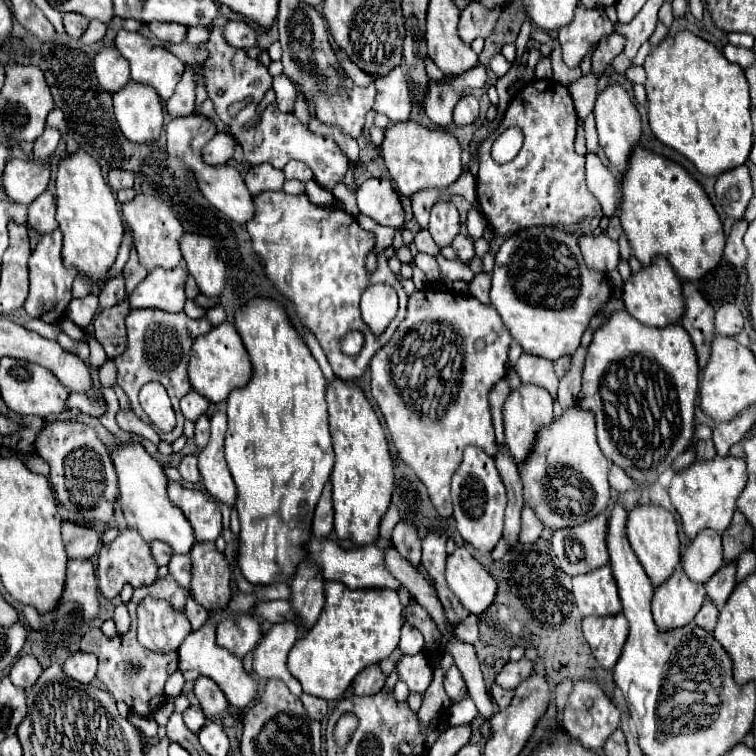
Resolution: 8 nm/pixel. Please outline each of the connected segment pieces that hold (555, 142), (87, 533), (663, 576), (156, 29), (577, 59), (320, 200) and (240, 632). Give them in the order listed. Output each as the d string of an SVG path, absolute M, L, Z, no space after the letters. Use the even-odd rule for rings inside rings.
M537 80L525 84L515 98L511 100L511 106L507 110L505 122L483 142L483 146L477 150L479 152L479 178L477 178L477 204L481 208L481 214L487 218L495 234L509 234L517 230L525 230L531 226L549 226L549 224L565 224L573 226L585 218L601 218L601 204L599 200L587 190L585 184L585 158L575 152L575 134L577 134L577 112L571 100L571 94L567 86L555 82L555 80L541 80L541 92L535 84ZM509 124L519 124L523 130L525 142L521 152L509 162L509 164L497 164L491 158L491 146L493 140L509 126Z
M71 520L63 522L63 538L69 558L91 558L101 542L101 534L95 528L79 526Z
M639 504L629 512L627 536L629 536L631 548L635 550L641 566L645 568L647 576L651 578L651 584L661 586L675 572L675 568L681 562L681 542L677 536L677 522L675 522L673 514L661 506Z
M151 22L149 30L161 40L161 42L171 42L179 44L187 38L187 26L175 24L175 22Z
M579 4L573 22L559 30L563 62L569 68L581 66L583 58L609 34L613 34L613 22L607 14L603 10L585 10Z
M309 180L309 182L305 184L305 194L307 194L307 198L309 198L313 204L317 204L317 206L329 206L329 204L333 204L333 194L331 194L329 190L317 186L315 180Z
M233 614L219 622L217 644L243 658L261 638L259 622L249 614Z

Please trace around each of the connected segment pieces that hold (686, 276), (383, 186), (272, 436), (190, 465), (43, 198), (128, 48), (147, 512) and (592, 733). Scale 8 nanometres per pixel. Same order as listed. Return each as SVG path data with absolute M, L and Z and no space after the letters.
M637 148L633 152L633 158L629 160L629 170L621 178L621 192L623 192L623 204L619 208L621 224L629 238L633 254L639 258L643 266L649 266L655 256L663 256L673 264L677 276L683 282L701 280L713 268L717 268L723 256L723 248L725 248L725 232L723 232L719 214L715 212L711 200L707 198L703 188L695 182L695 178L683 166L663 156L657 156L649 150Z
M369 178L357 190L357 204L361 214L371 216L381 226L401 228L405 212L399 194L387 178Z
M257 298L251 300L249 306L245 306L245 310L241 310L241 314L235 314L235 328L239 330L243 344L251 356L253 362L253 378L249 380L249 384L245 388L233 390L229 400L227 400L227 418L229 418L229 428L227 428L227 436L225 436L225 460L229 464L231 476L235 480L237 486L237 512L239 512L239 522L241 522L241 532L239 532L239 550L237 550L237 564L241 568L241 574L247 582L251 584L261 584L261 586L269 586L275 582L281 584L289 584L291 576L297 570L297 564L303 560L303 550L307 548L305 544L313 538L311 534L311 522L313 522L313 512L315 506L319 502L321 490L325 486L325 482L331 476L331 468L333 468L333 440L329 434L329 424L327 424L327 404L325 404L325 376L317 364L317 360L311 356L309 348L305 346L305 342L301 340L301 336L297 334L297 330L291 326L287 312L273 300L269 298Z
M185 456L181 460L181 464L177 466L177 470L179 470L179 474L185 482L195 484L195 482L201 480L201 474L199 474L199 468L197 468L197 456Z
M45 190L39 198L35 198L35 202L29 206L29 226L39 232L39 234L47 234L53 232L57 228L57 220L55 220L55 196Z
M121 30L117 34L115 48L127 58L127 62L131 66L131 80L153 86L161 100L169 100L173 96L175 86L181 80L181 74L185 72L185 64L173 52L169 52L167 48L151 42L149 38L145 38L139 32L127 32L127 30Z
M137 442L123 444L111 452L111 458L119 478L119 504L127 518L127 526L137 528L147 542L169 542L175 554L189 554L195 544L195 534L189 520L167 496L167 478L163 468Z
M579 680L573 684L573 690L563 708L561 726L569 736L577 738L587 750L601 752L605 740L619 728L619 718L621 718L621 712L615 708L615 704L605 696L605 692L595 682Z

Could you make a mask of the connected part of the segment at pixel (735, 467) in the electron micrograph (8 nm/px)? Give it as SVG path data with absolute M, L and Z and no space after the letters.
M715 456L709 462L693 462L689 468L677 472L669 484L669 498L677 514L681 516L683 532L689 540L693 540L701 530L711 528L715 532L723 532L735 512L735 500L743 492L747 484L745 460L741 458L721 458Z

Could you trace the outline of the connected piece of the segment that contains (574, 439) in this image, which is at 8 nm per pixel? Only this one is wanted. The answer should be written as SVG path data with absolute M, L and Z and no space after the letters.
M573 406L539 434L533 456L521 466L525 502L537 510L537 516L549 530L577 526L607 510L611 500L607 470L609 460L597 446L593 414Z

